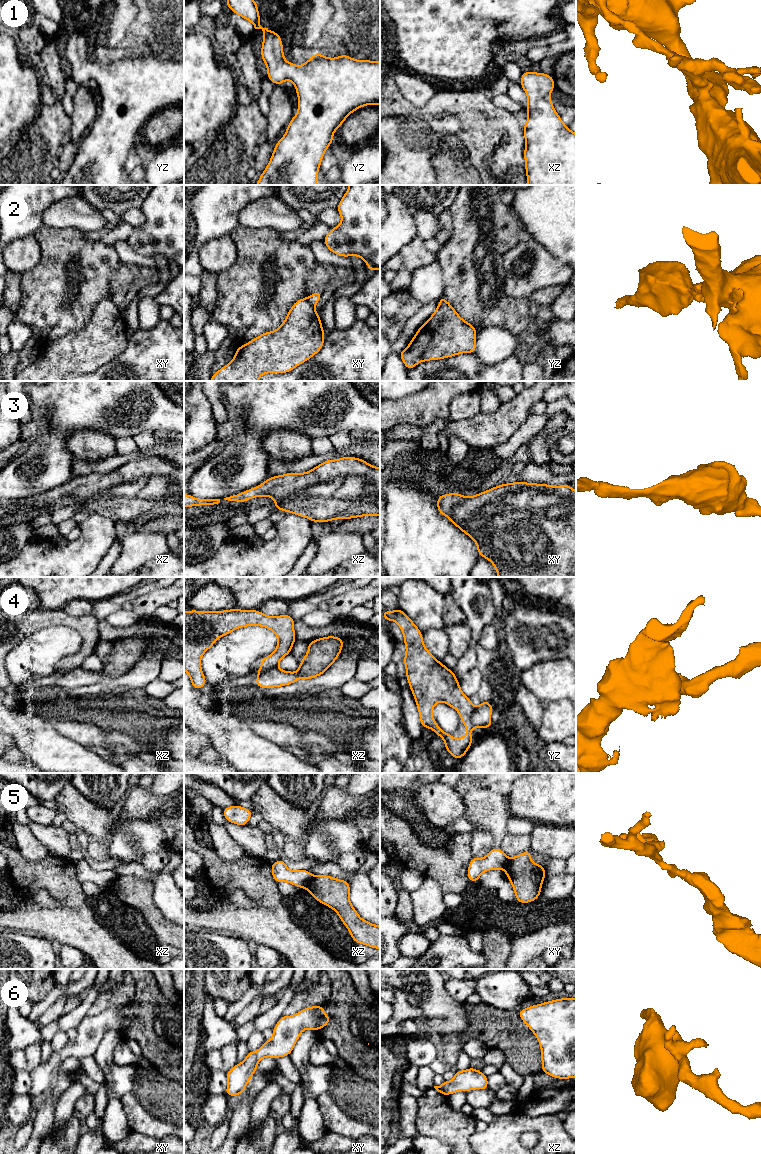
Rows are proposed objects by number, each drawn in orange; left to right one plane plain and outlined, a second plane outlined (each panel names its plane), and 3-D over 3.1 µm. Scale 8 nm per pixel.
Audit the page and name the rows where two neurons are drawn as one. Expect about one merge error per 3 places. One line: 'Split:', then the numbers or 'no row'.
Split: 2, 4, 5

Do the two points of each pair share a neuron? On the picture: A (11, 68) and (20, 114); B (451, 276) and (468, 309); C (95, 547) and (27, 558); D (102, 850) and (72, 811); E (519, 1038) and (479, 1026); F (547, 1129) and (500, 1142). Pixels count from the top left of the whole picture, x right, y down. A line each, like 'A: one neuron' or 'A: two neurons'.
A: one neuron
B: one neuron
C: one neuron
D: one neuron
E: one neuron
F: one neuron

